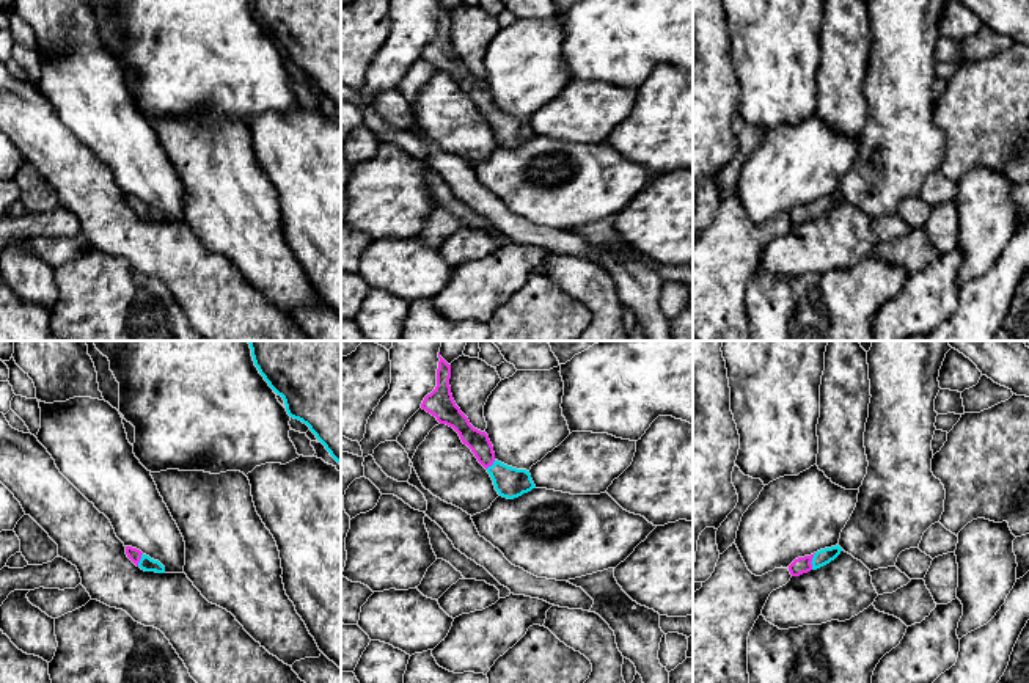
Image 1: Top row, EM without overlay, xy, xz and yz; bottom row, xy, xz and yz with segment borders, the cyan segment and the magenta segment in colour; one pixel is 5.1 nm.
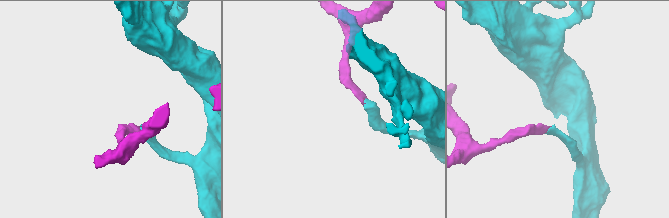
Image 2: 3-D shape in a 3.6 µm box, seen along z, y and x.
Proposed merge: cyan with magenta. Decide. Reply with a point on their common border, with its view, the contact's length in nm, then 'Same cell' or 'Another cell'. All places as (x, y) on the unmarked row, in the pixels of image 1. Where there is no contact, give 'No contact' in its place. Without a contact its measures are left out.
Touches cyan at yz (812, 209). Shared border 90 nm. Same cell

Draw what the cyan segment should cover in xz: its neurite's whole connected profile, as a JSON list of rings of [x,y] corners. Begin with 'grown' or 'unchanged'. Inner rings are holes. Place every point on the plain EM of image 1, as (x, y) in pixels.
grown; [[[440,0],[438,6],[437,35],[424,46],[421,57],[435,64],[440,72],[446,72],[459,82],[462,91],[471,97],[490,122],[500,144],[514,148],[536,137],[529,119],[507,115],[495,107],[489,83],[474,77],[456,53],[449,35],[451,13],[440,5]]]

